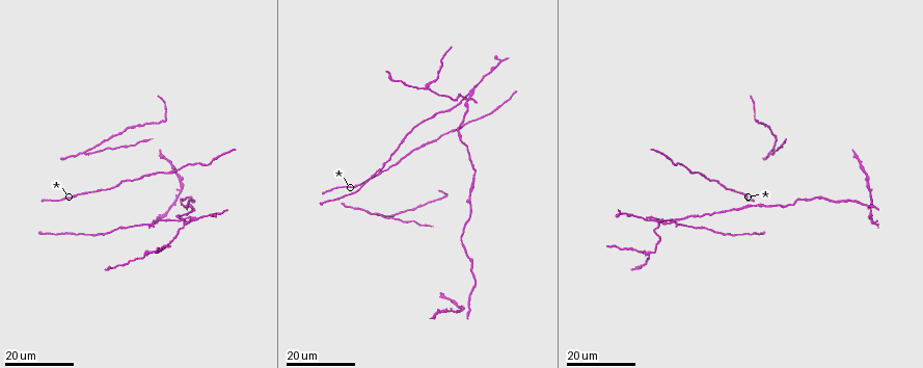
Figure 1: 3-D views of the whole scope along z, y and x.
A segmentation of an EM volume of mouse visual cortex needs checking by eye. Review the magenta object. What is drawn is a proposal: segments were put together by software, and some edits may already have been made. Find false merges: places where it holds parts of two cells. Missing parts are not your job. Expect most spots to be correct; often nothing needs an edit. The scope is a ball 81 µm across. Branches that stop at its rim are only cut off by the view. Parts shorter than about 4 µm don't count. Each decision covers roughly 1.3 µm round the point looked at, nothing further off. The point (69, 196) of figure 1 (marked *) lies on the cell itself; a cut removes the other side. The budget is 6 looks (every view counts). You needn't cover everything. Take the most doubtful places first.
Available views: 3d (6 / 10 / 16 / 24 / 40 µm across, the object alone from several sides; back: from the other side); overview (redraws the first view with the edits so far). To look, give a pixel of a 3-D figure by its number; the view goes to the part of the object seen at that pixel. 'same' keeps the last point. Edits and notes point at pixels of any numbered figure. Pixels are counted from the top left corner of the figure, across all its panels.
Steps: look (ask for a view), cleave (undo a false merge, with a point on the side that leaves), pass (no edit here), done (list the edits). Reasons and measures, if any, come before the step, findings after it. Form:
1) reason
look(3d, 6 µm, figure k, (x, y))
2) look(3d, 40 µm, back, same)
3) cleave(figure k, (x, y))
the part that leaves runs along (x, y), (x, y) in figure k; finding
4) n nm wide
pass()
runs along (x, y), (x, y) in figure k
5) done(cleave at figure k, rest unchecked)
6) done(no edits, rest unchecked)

three arms meet
look(3d, 16 µm, figure 1, (367, 210))

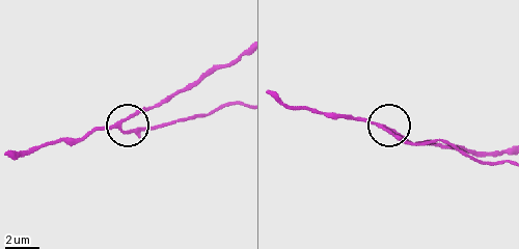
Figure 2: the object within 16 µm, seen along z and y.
look(3d, 10 µm, figure 2, (120, 126))

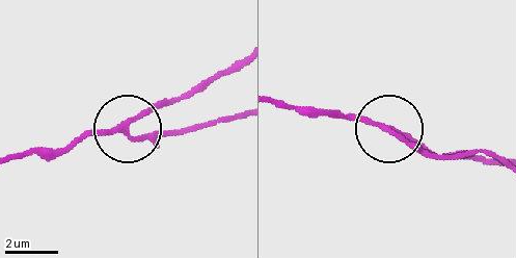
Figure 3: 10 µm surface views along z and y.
170 nm wide
pass()
one cell here

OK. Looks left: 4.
three arms meet
look(3d, 24 µm, figure 1, (196, 219))

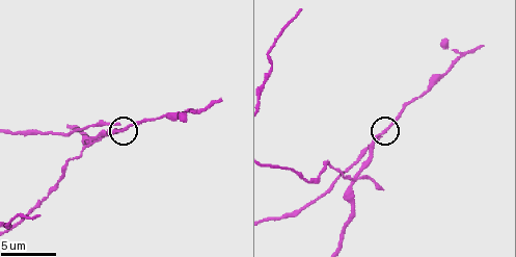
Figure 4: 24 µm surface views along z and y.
look(3d, 10 µm, figure 4, (378, 135))

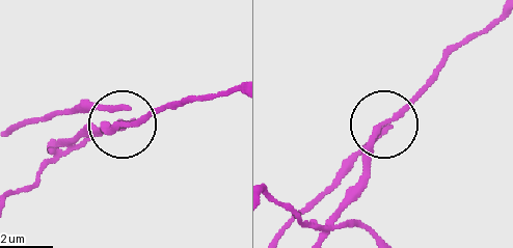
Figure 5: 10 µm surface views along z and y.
3 arms
cleave(figure 5, (105, 122))
the part that leaves runs along (381, 127), (366, 185), (330, 231) in figure 5; a second cell is stuck on

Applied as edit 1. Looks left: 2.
calibre changes
look(3d, 16 µm, figure 1, (755, 119))

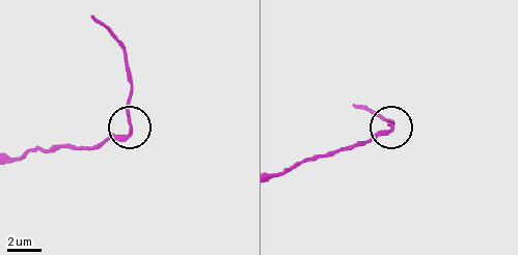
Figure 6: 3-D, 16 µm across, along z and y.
zoom in
look(3d, 6 µm, figure 6, (129, 134))

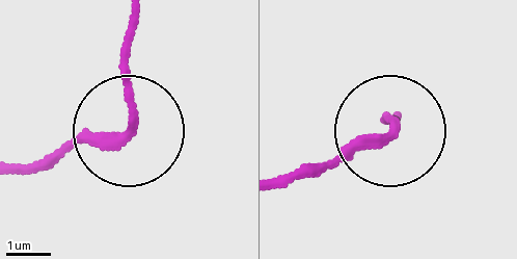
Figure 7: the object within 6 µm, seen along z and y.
pass()
runs along (16, 170), (124, 132), (127, 17) in figure 7; all the same cell

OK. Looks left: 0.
done(cleave at figure 5, rest unchecked)

